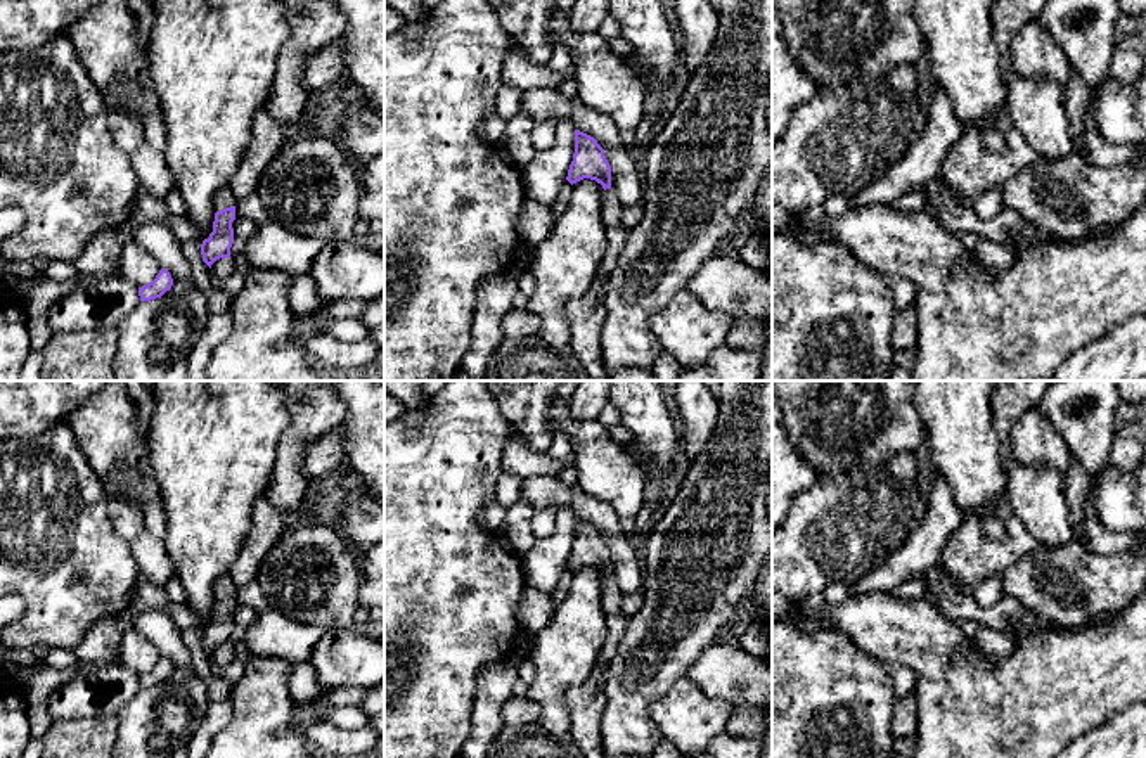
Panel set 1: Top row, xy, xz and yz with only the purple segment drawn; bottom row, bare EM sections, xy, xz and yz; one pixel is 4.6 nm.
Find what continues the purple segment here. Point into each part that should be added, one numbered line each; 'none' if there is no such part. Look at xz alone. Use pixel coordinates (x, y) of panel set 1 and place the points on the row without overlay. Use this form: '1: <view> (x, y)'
1: xz (585, 703)

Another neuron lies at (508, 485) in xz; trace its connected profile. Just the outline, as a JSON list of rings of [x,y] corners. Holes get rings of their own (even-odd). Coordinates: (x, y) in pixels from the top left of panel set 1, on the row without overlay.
[[[502,471],[497,479],[497,502],[509,509],[521,498],[523,478],[512,472]]]

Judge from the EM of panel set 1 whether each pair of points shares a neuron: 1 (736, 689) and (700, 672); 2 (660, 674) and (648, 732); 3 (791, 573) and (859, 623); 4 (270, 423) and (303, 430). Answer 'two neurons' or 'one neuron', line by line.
1: one neuron
2: one neuron
3: two neurons
4: two neurons

